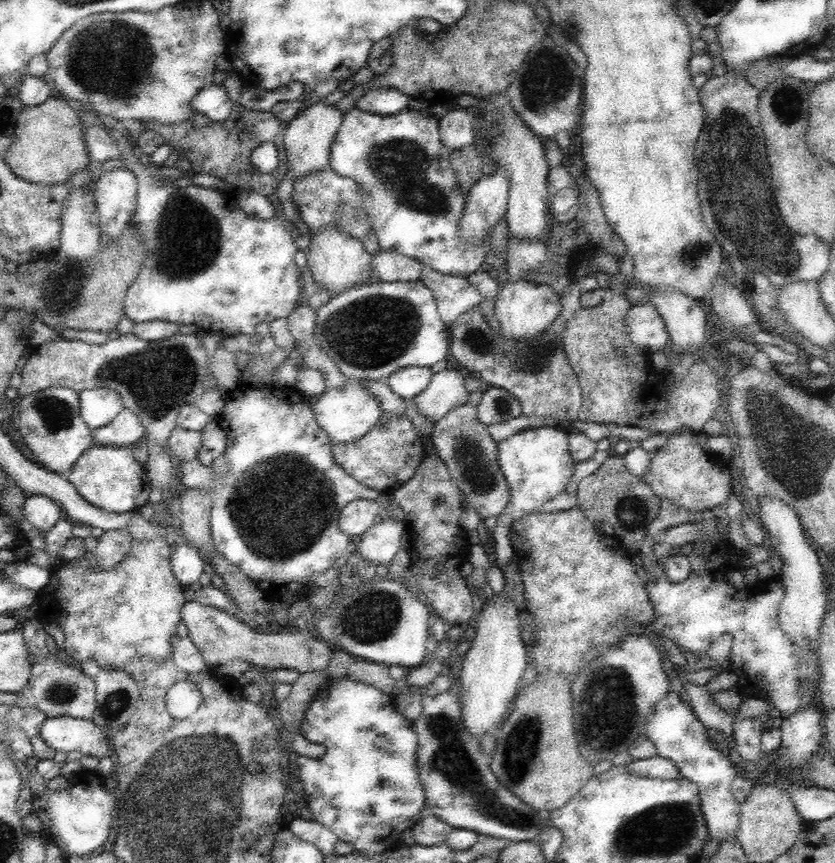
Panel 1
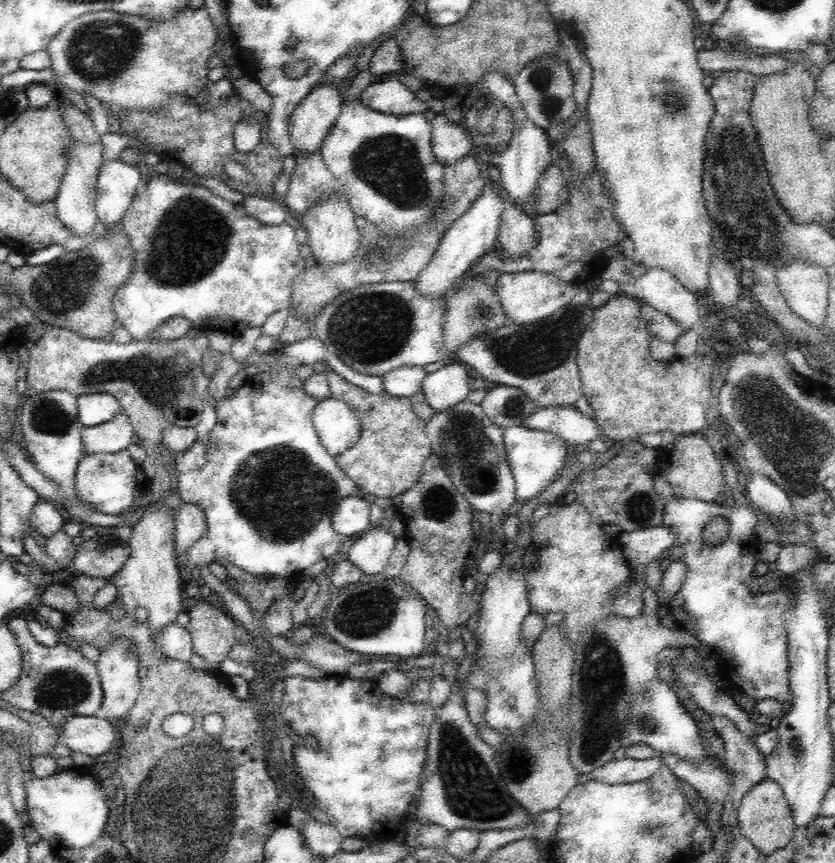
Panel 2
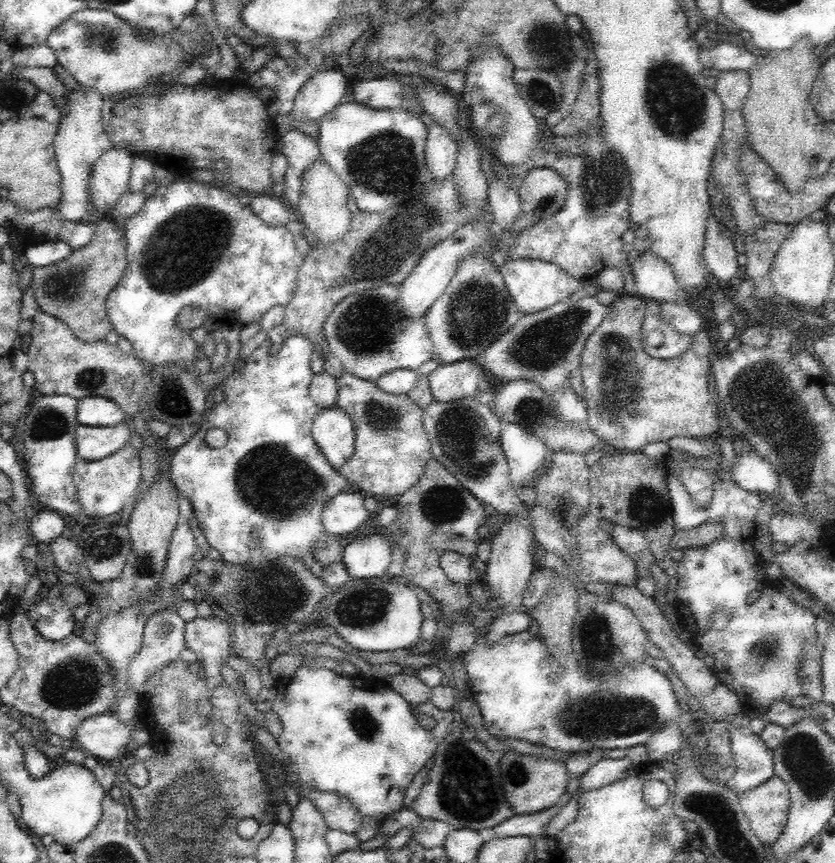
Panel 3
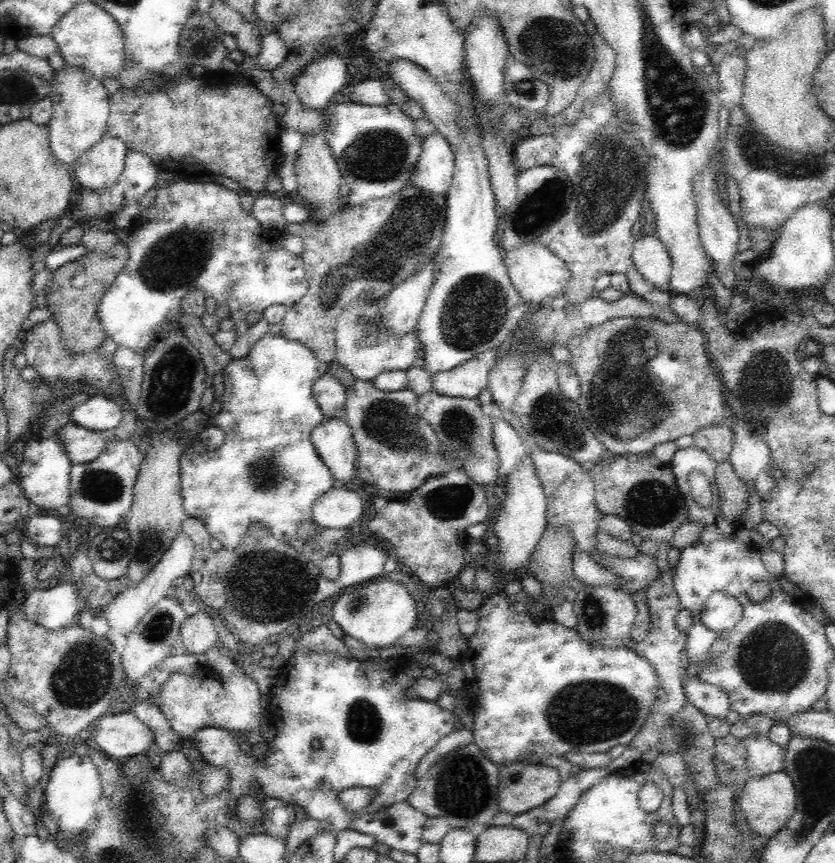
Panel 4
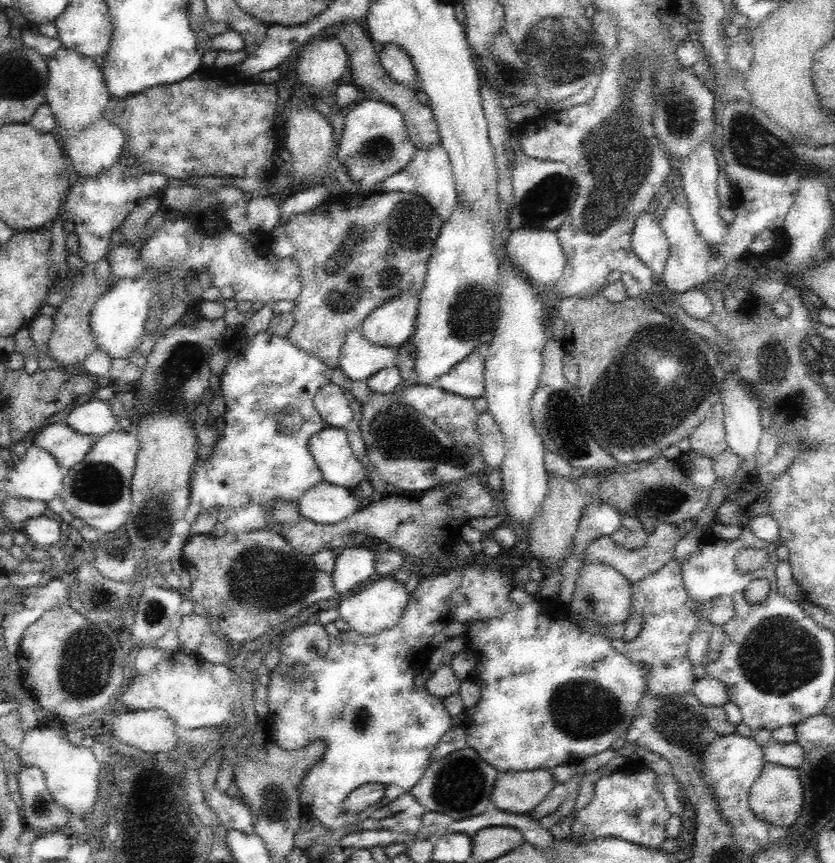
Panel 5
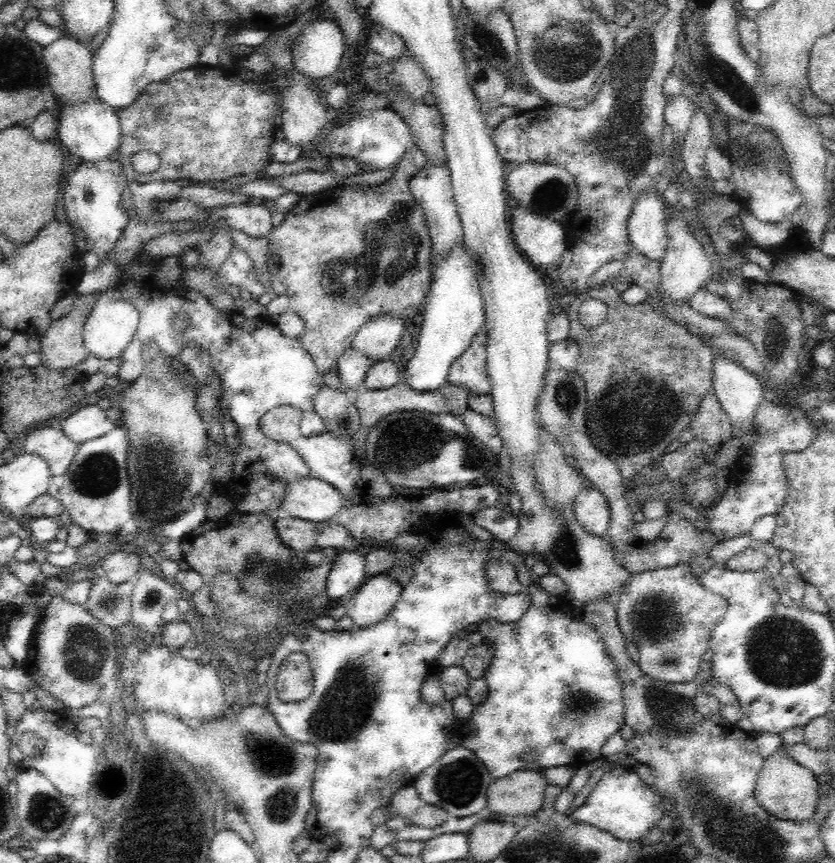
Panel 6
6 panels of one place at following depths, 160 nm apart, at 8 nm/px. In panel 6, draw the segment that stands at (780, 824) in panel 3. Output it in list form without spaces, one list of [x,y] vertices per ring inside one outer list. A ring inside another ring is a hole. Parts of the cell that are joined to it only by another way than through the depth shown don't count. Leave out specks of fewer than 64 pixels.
[[[780,744],[774,754],[764,758],[755,786],[755,797],[760,806],[780,820],[806,820],[814,814],[819,802],[819,781],[817,776],[788,754],[786,746]]]

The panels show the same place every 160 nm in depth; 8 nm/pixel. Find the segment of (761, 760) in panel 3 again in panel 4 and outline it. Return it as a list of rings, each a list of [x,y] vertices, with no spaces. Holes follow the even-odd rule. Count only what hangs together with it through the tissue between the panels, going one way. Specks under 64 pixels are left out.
[[[749,734],[745,739],[749,776],[764,776],[783,770],[786,749],[775,742],[772,742],[768,735]]]

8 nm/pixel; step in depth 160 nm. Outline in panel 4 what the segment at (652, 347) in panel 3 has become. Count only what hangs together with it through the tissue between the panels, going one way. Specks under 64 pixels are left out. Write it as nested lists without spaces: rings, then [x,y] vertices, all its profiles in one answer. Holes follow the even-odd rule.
[[[608,84],[600,94],[590,96],[590,100],[586,100],[582,110],[578,112],[576,120],[560,122],[560,126],[556,128],[548,128],[541,134],[517,139],[512,145],[513,163],[519,172],[534,166],[550,165],[563,170],[571,180],[573,195],[566,214],[534,240],[552,250],[568,267],[570,279],[564,288],[567,302],[580,304],[594,296],[594,282],[600,274],[620,273],[627,276],[631,294],[662,308],[669,306],[673,297],[672,291],[660,290],[658,286],[648,282],[640,274],[632,258],[635,237],[630,233],[630,229],[645,211],[645,176],[649,158],[645,146],[635,137],[633,126],[617,110],[611,86]]]

